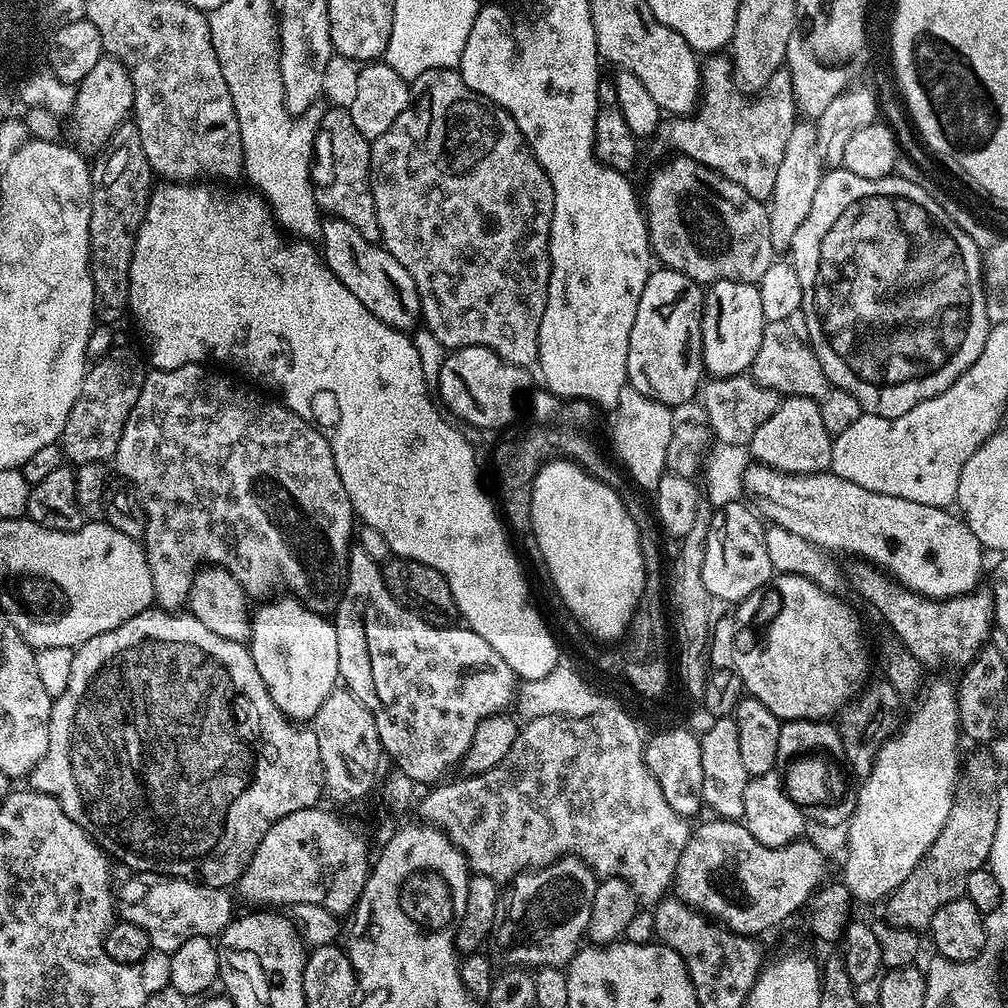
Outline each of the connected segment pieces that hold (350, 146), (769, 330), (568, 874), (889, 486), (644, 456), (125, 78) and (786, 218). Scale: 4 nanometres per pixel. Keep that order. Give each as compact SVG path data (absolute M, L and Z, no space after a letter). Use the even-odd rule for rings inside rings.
M325 107L324 117L316 134L316 145L313 150L312 162L311 178L317 206L321 213L327 214L329 217L337 216L346 222L350 222L350 226L354 226L354 230L358 230L358 234L362 234L362 238L379 241L380 227L378 226L378 214L374 206L372 183L370 182L370 174L368 173L370 170L371 149L370 141L355 128L354 118L350 118L347 107Z
M770 320L765 323L762 346L758 346L758 354L754 354L750 375L762 386L780 393L781 397L801 396L819 402L832 389L832 383L826 378L818 358L812 352L812 345L798 338L798 334L790 330L787 320Z
M562 856L545 868L521 872L507 881L498 898L490 937L503 963L529 970L564 968L570 963L585 939L597 883L592 867L576 856Z
M961 374L942 394L920 402L898 418L861 414L849 429L833 437L830 470L836 476L875 493L907 498L936 508L951 507L956 500L962 468L970 460L970 455L976 453L1001 425L999 420L980 422L980 404L984 404L984 398L970 396L968 388L972 388L972 384L966 380L966 375Z
M631 386L624 387L622 394L618 394L614 409L616 417L612 420L612 448L617 456L615 459L626 473L627 479L648 494L655 493L658 478L662 478L667 469L666 454L674 425L672 412L673 409L669 405L654 398L646 398L646 394L634 390Z
M104 54L95 63L86 77L76 87L70 120L72 120L72 136L75 147L80 150L94 148L100 150L114 134L121 123L129 119L134 102L134 86L130 82L130 74L121 60Z
M797 122L786 141L786 150L778 165L778 178L774 178L774 190L770 197L768 217L773 249L787 249L791 245L798 226L802 226L802 222L806 222L806 214L810 214L814 193L818 191L818 182L822 182L825 171L822 154L818 154L818 130L815 123Z

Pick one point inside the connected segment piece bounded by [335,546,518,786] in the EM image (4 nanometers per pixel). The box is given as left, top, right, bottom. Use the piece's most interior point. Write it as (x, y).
(428, 689)

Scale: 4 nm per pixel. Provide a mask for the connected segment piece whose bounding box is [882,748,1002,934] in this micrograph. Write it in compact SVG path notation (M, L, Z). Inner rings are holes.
M976 748L963 761L957 783L956 799L952 802L950 818L946 818L946 826L934 838L930 850L914 866L914 870L883 901L883 919L899 928L909 928L917 934L931 929L934 914L946 906L946 902L954 902L964 896L966 877L974 870L985 867L990 854L990 846L994 842L994 830L998 830L998 810L1002 803L996 797L1000 788L1000 774L995 758L986 748Z

